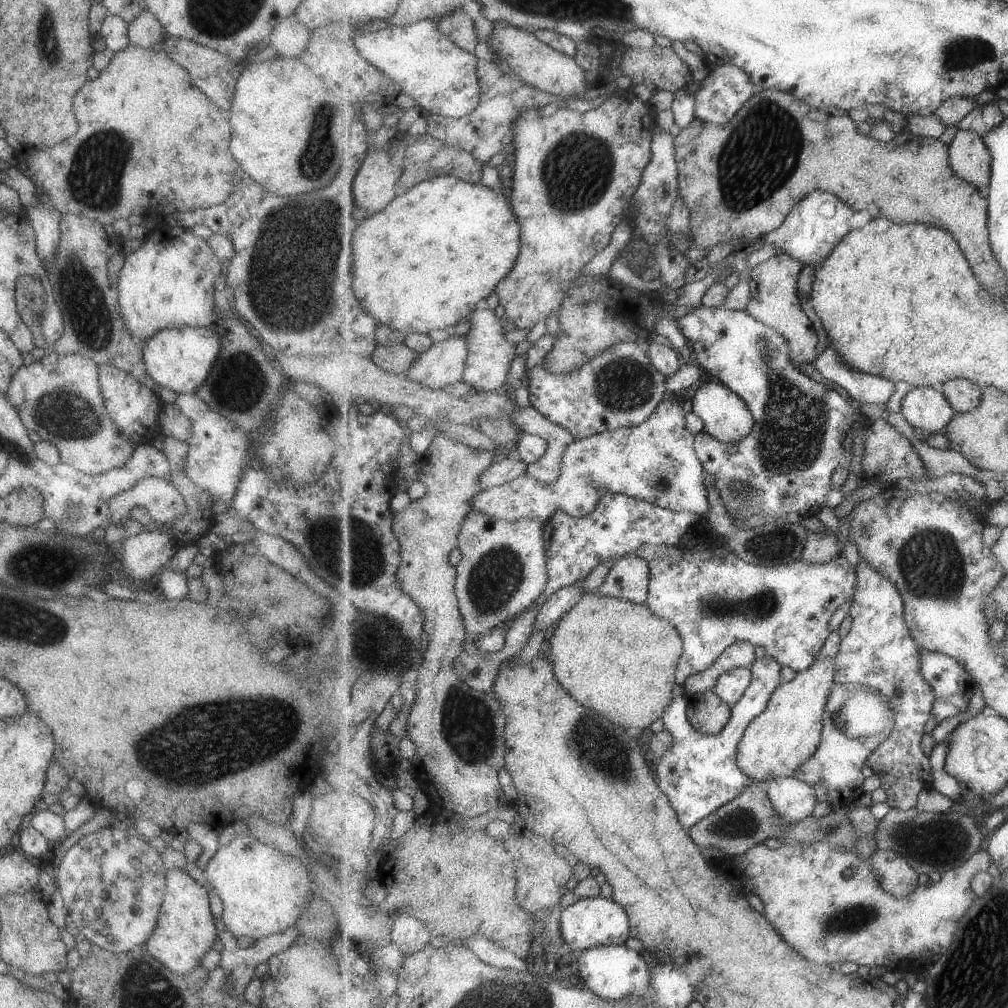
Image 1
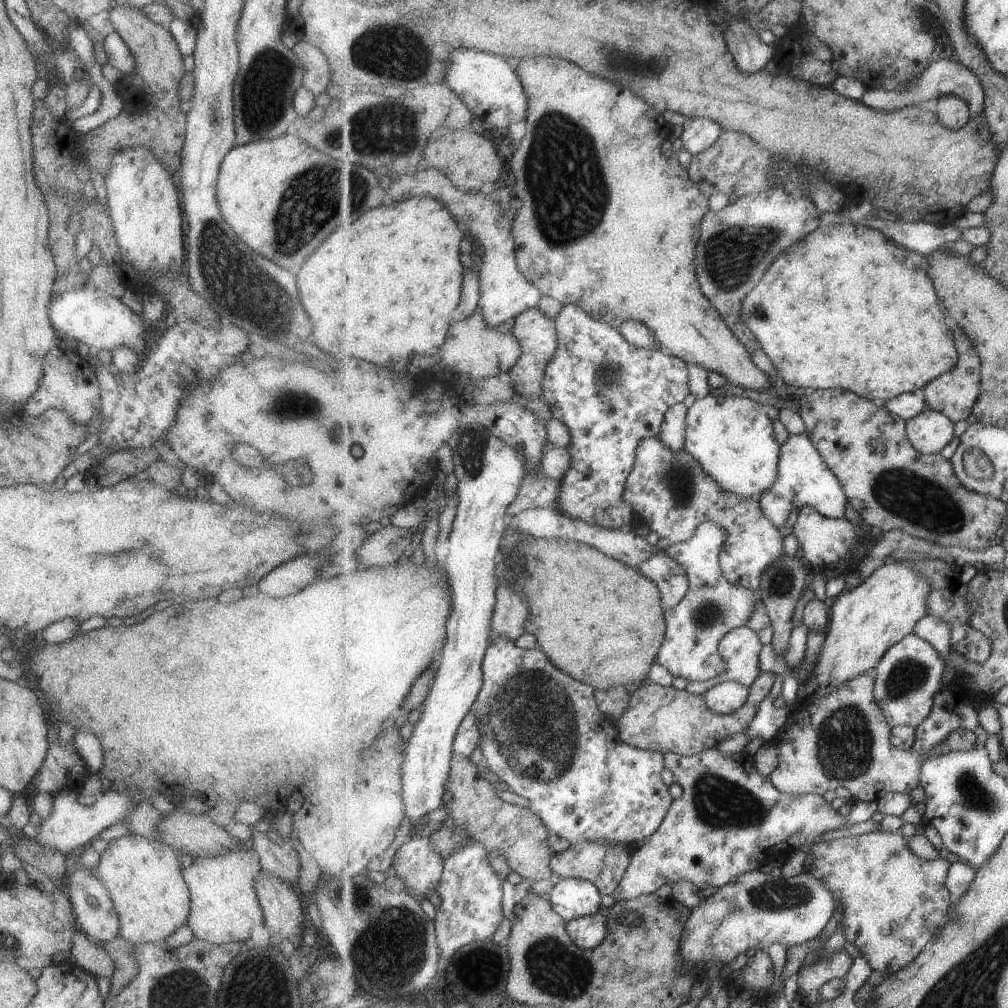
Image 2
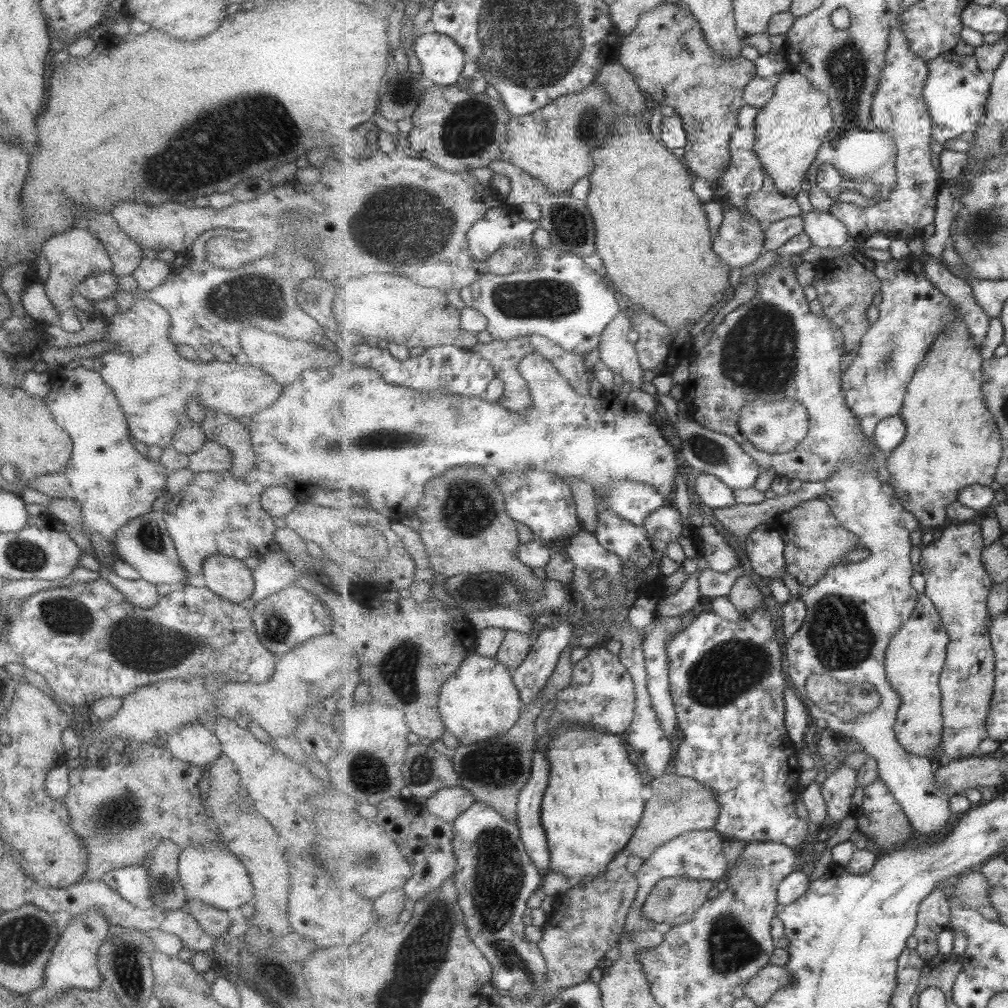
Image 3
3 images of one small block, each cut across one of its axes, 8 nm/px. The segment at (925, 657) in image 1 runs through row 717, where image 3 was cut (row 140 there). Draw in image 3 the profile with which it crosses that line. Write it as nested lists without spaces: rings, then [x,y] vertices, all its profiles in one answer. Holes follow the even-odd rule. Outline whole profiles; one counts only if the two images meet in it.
[[[955,51],[941,54],[933,60],[927,60],[930,76],[925,86],[925,101],[929,105],[931,117],[933,117],[932,138],[939,144],[945,144],[949,140],[959,138],[965,132],[973,132],[981,127],[981,120],[987,118],[987,102],[991,96],[992,83],[987,82],[981,68],[977,66],[977,60],[973,55],[959,55]]]

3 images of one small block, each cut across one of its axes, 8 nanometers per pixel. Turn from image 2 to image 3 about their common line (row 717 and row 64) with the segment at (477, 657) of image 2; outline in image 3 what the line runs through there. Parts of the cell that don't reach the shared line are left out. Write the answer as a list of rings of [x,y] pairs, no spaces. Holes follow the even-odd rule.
[[[425,32],[414,40],[415,56],[423,64],[425,78],[439,87],[458,85],[465,68],[463,47],[449,35]]]

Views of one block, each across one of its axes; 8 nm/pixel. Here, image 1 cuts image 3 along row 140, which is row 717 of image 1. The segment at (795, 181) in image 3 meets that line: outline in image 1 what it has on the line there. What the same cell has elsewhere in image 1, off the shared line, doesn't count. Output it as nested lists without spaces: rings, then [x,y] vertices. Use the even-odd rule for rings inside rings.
[[[823,659],[788,683],[777,687],[763,714],[752,720],[738,744],[737,766],[751,778],[767,779],[793,777],[800,766],[819,750],[823,740],[824,714],[832,690],[836,688],[836,660]]]

